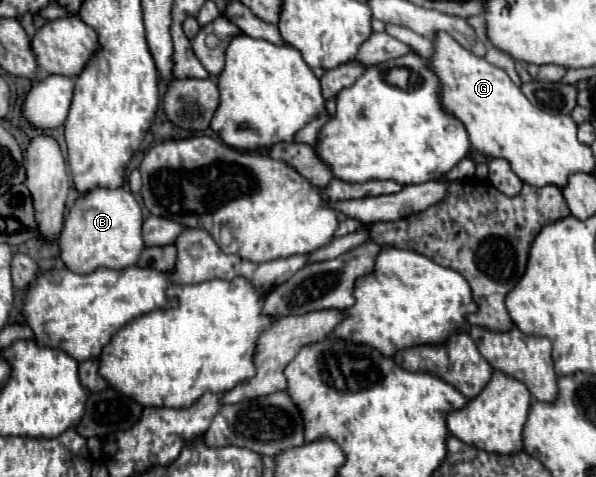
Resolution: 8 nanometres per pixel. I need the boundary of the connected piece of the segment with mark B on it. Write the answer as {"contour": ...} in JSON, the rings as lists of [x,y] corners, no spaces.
{"contour":[[[92,189],[76,199],[60,233],[60,257],[74,273],[92,273],[98,267],[124,269],[136,265],[144,251],[142,207],[126,189]]]}

